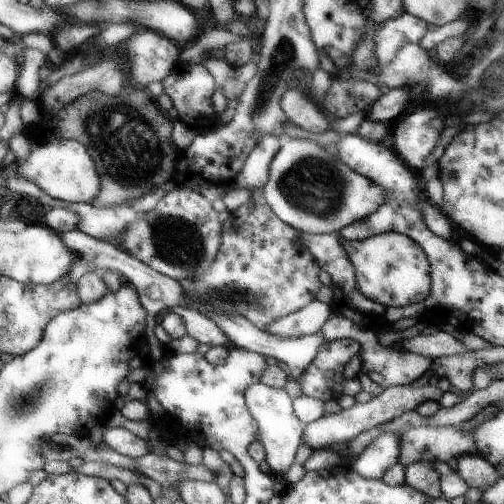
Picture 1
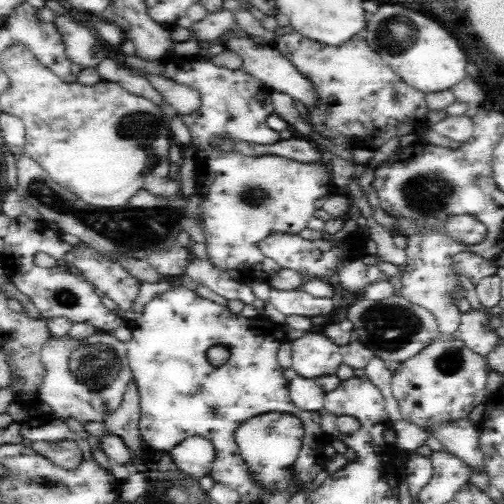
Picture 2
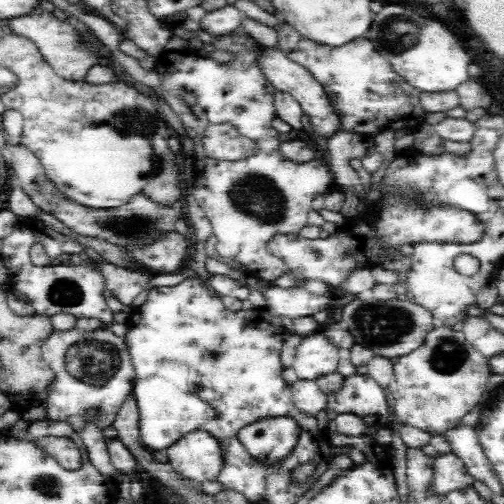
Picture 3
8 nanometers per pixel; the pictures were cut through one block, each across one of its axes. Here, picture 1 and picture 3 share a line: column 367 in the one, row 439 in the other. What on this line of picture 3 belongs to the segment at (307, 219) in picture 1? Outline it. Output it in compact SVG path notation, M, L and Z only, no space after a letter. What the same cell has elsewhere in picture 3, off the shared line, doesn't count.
M204 430L182 436L168 448L168 456L174 470L190 478L196 486L206 484L206 480L216 480L224 468L220 442Z

